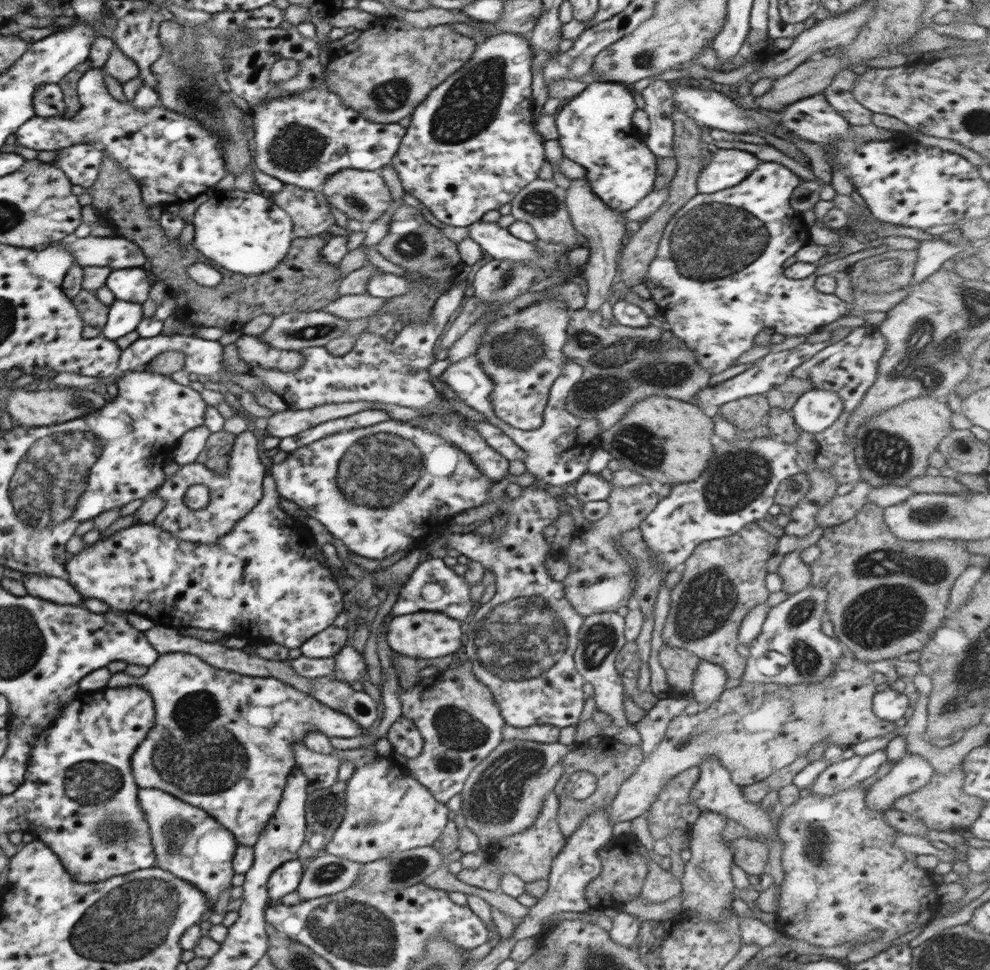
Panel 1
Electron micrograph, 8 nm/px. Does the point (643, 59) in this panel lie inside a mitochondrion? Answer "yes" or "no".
yes

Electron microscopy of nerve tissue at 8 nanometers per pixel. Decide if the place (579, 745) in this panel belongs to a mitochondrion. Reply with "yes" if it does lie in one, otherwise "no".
no

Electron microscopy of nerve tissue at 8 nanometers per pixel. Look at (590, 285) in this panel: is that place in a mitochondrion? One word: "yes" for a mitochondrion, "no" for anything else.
no

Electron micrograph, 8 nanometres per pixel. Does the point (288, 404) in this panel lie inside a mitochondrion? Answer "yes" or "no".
no

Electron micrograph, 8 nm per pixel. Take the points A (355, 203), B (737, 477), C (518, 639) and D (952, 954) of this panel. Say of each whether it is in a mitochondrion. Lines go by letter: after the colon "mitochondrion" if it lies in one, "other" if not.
A: mitochondrion
B: mitochondrion
C: mitochondrion
D: mitochondrion

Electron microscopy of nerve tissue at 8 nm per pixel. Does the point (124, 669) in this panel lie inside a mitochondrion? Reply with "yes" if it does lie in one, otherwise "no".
no

